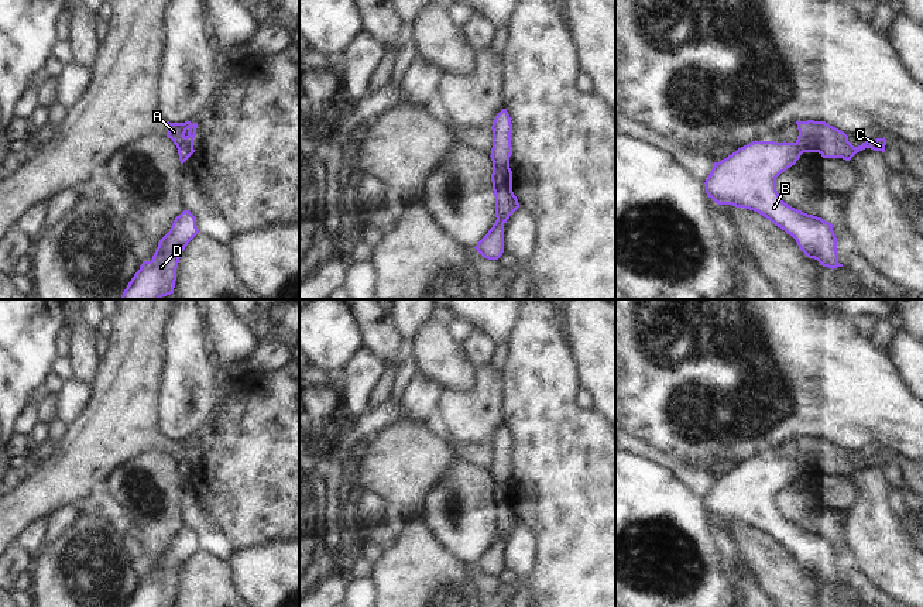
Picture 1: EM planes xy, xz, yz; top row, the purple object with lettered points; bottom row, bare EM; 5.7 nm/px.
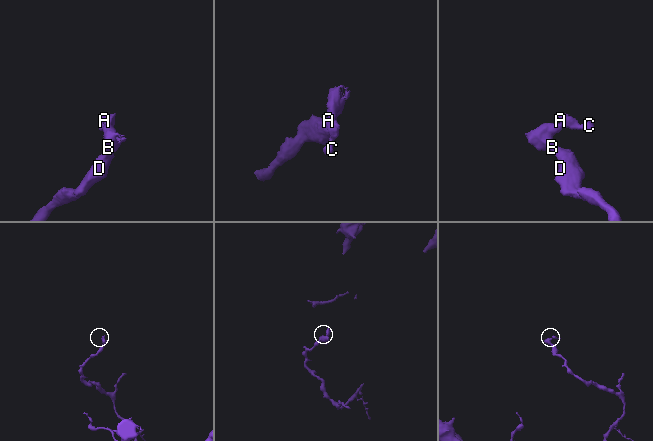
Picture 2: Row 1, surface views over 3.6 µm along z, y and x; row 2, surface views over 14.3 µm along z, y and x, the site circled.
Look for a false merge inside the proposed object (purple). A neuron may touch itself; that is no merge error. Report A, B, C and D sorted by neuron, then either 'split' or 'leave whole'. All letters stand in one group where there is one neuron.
A C / B D | split

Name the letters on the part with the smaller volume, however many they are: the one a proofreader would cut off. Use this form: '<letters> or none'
A, C

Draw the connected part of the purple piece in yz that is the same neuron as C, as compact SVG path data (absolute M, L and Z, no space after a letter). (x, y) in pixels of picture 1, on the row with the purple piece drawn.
M796 121L799 136L796 145L803 152L819 152L823 158L843 158L850 161L857 152L871 148L885 152L886 140L876 138L854 147L848 136L826 121Z

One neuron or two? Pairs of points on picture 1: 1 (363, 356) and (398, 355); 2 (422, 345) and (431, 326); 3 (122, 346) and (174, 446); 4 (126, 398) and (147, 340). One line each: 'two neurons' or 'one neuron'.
1: two neurons
2: one neuron
3: one neuron
4: one neuron

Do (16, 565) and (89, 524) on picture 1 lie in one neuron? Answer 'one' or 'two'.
two

